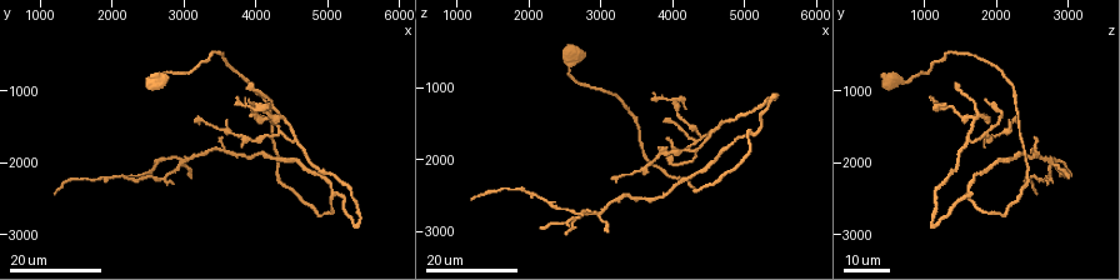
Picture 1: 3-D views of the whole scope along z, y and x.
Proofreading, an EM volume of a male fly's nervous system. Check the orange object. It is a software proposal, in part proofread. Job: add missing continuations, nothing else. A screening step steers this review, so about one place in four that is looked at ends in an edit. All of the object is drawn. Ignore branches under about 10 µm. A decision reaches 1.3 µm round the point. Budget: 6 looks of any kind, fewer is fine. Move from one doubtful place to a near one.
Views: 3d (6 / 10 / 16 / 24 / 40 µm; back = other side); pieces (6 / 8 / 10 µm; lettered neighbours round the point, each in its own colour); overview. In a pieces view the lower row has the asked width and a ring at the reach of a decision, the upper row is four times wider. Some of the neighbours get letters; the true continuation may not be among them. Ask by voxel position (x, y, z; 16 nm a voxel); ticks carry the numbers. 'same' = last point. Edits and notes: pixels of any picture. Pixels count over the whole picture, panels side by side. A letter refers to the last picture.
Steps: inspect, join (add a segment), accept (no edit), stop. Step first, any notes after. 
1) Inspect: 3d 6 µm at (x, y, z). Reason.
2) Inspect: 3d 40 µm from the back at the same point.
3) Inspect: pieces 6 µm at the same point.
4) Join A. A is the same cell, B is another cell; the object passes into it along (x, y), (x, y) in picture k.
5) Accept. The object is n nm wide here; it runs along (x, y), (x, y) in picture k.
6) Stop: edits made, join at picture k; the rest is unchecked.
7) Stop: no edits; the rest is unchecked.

Inspect: 3d 16 µm at (1250, 2450, 2550). Branch stops here.

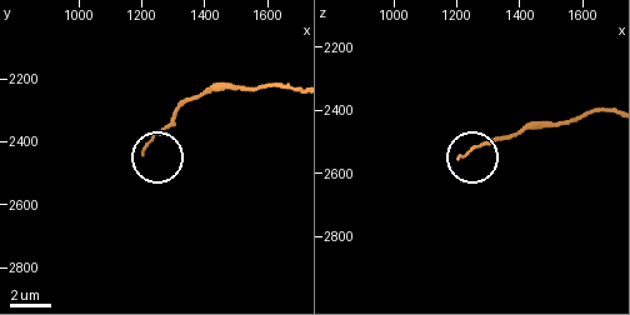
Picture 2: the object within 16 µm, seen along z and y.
Inspect: pieces 10 µm at (1200, 2430, 2550).

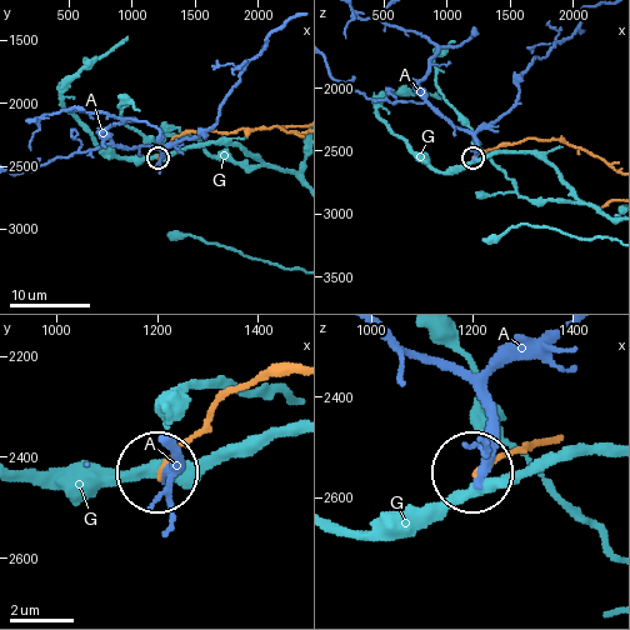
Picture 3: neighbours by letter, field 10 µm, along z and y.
Accept. A and G are other cells; it runs along (589, 154), (556, 140), (530, 138), (504, 143), (473, 156) in picture 3; no lettered segment goes on from it.

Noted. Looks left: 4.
Inspect: 3d 24 µm at (3950, 1350, 1700). Branch stops here.

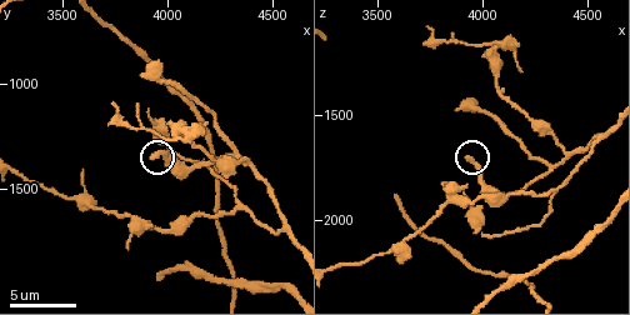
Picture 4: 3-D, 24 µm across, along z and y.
Inspect: pieces 10 µm at (3940, 1360, 1710). See the neighbours.

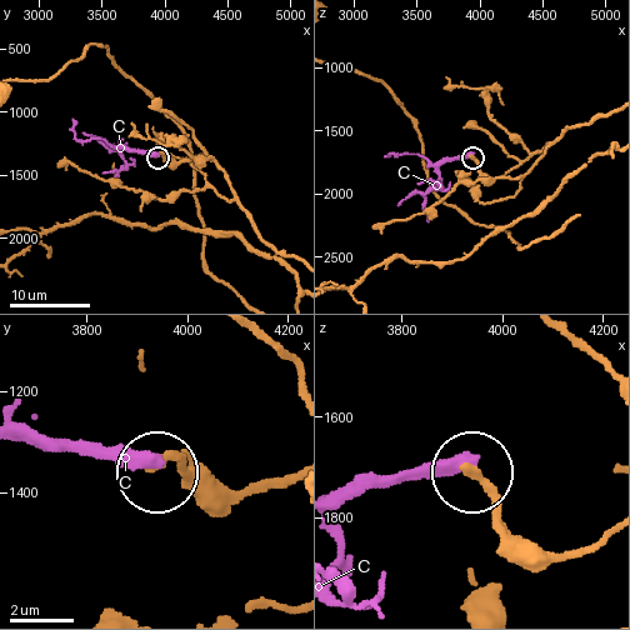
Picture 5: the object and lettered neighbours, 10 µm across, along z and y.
Accept. C is another cell; it runs along (211, 485), (188, 461), (158, 466) in picture 5; none of them fits.

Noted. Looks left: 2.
Inspect: 3d 16 µm at (3150, 2150, 3000). Branch stops here.

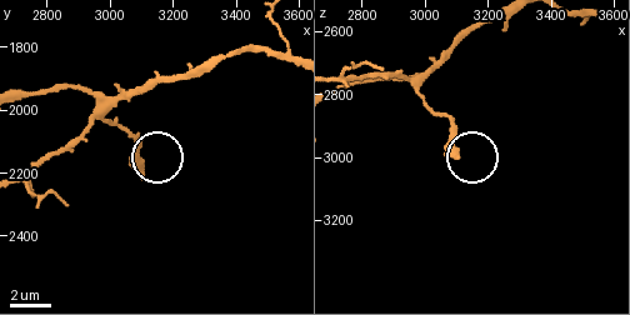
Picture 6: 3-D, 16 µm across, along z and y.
Inspect: pieces 10 µm at (3100, 2210, 3000).

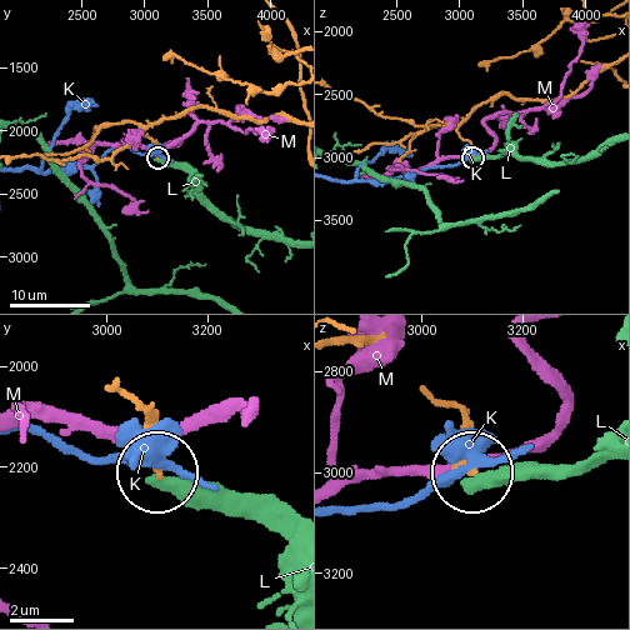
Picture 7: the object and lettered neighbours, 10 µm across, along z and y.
Accept. K, L and M are other cells; it runs along (119, 388), (151, 423), (156, 465) in picture 7; no lettered segment goes on from it.

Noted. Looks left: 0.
Stop: no edits; the rest is unchecked.

